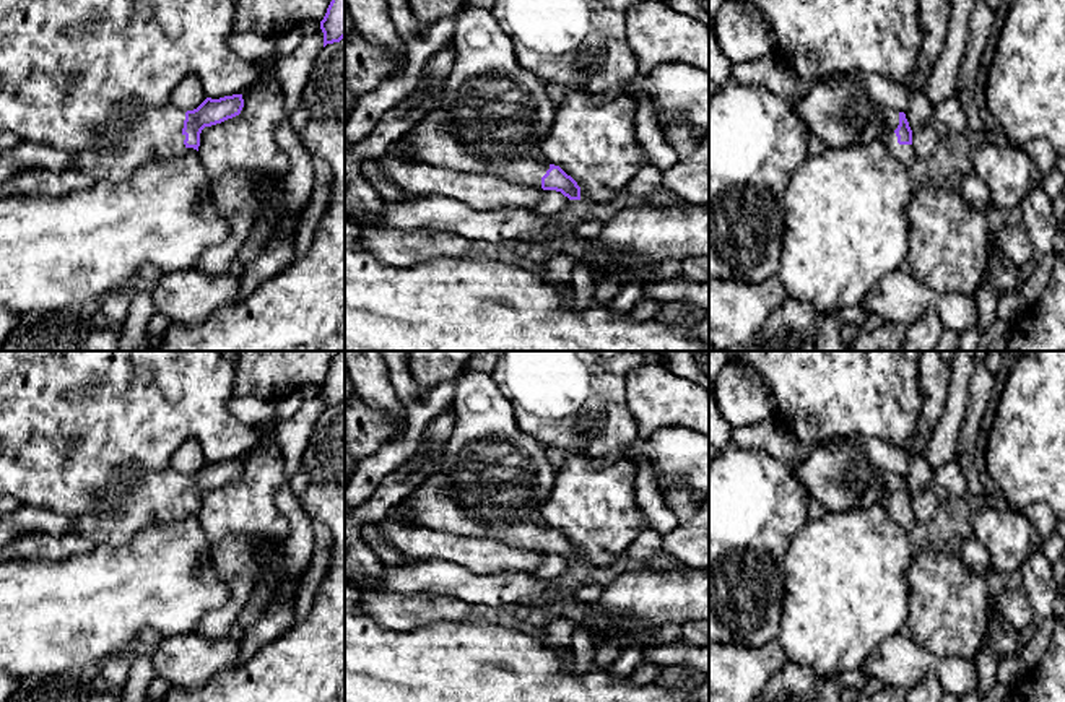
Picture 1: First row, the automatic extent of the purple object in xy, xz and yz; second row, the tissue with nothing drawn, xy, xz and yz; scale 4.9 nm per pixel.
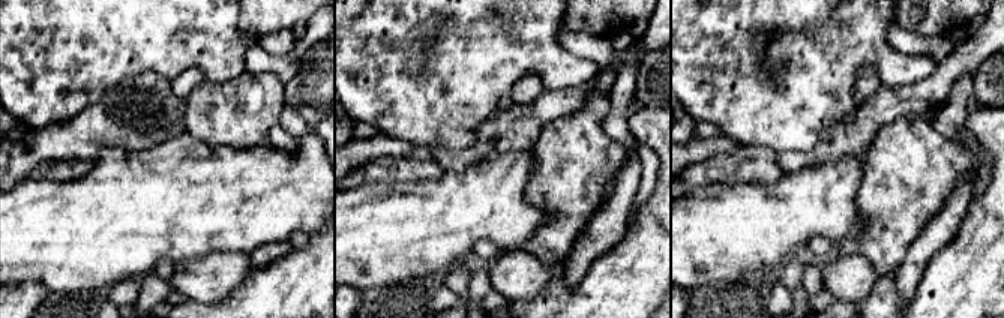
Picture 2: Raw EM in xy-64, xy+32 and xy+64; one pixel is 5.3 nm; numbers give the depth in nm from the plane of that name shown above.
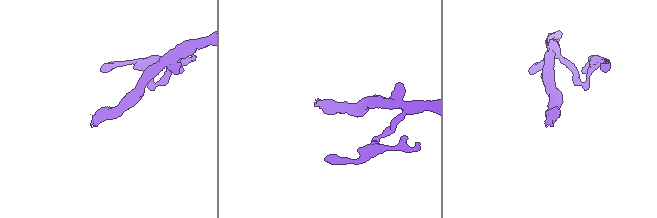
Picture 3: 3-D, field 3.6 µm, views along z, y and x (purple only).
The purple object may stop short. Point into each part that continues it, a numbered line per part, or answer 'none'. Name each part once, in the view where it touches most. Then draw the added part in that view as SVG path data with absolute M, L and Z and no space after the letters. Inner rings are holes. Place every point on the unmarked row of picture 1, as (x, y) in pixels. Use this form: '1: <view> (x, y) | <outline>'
1: xy (134, 501) | M171 466L150 473L119 468L112 474L114 483L93 496L98 510L81 515L23 504L18 510L0 515L0 551L24 536L68 533L120 546L148 525L197 515L184 509L185 476Z

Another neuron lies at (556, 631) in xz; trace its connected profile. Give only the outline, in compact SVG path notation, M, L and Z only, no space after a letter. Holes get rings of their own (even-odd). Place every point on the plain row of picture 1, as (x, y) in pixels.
M546 618L543 622L541 642L553 648L569 648L576 622L567 618Z

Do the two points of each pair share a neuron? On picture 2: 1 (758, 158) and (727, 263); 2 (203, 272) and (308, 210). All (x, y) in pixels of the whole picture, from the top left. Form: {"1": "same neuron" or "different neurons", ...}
{"1": "different neurons", "2": "different neurons"}

